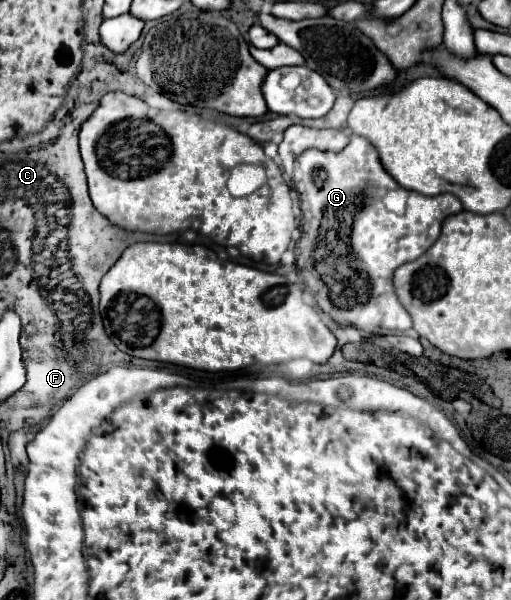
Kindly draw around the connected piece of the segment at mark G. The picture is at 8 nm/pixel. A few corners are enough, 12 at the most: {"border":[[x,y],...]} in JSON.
{"border":[[366,138],[298,156],[298,268],[336,322],[410,330],[392,272],[438,240],[454,194],[410,194]]}

